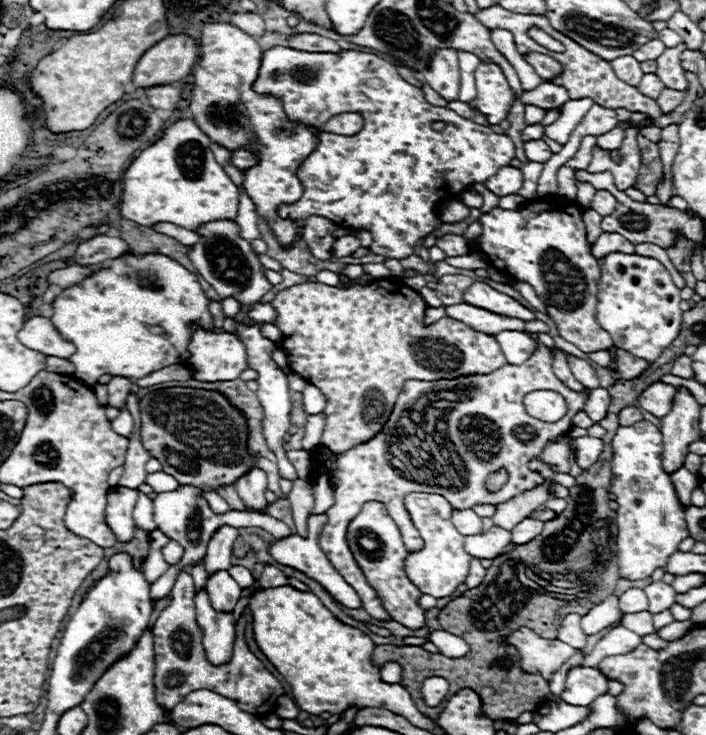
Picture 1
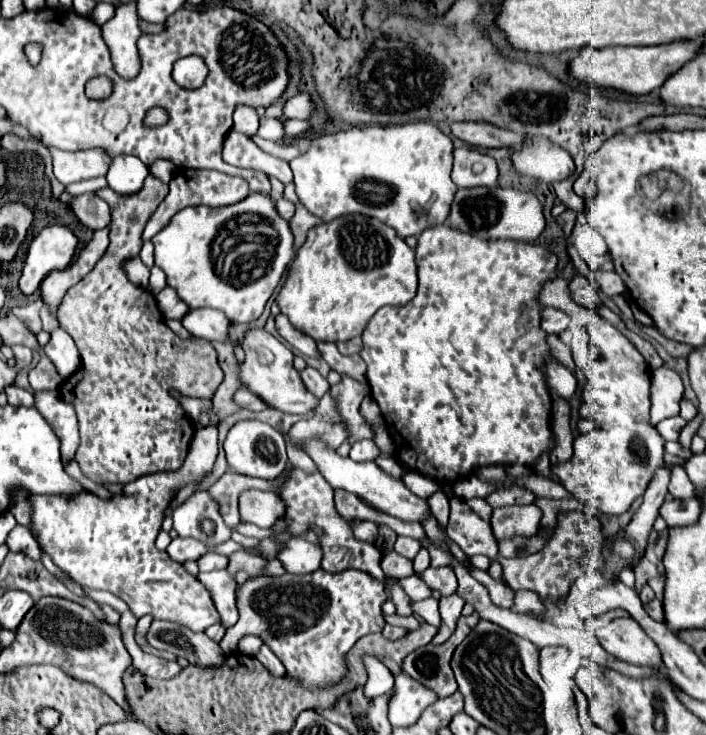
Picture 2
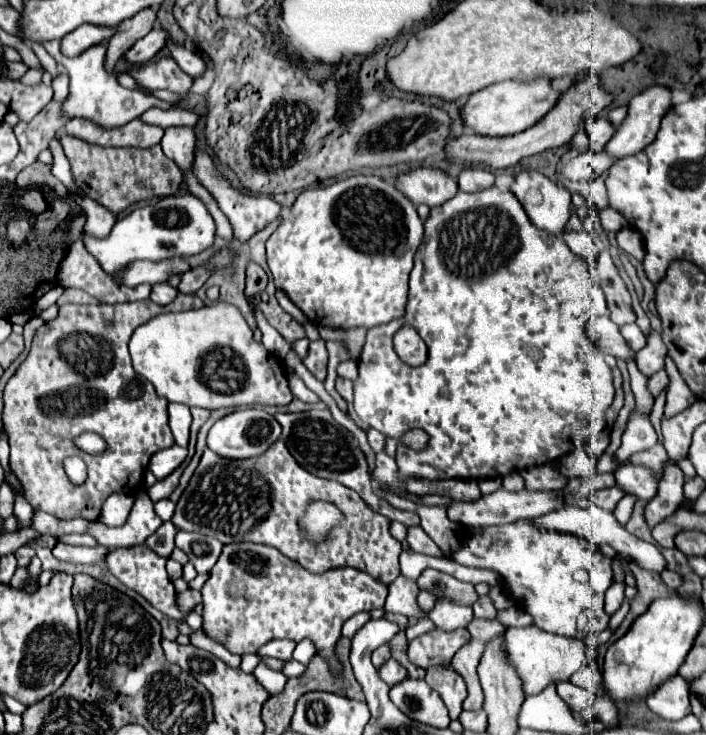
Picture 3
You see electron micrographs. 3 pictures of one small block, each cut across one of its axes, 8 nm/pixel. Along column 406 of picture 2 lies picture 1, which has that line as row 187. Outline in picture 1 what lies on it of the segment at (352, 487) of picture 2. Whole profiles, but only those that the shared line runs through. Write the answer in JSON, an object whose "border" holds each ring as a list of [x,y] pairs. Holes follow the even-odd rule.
{"border":[[[514,166],[500,168],[500,172],[486,182],[486,186],[488,186],[496,196],[516,194],[516,192],[522,188],[522,170],[520,170],[520,168],[514,168]]]}

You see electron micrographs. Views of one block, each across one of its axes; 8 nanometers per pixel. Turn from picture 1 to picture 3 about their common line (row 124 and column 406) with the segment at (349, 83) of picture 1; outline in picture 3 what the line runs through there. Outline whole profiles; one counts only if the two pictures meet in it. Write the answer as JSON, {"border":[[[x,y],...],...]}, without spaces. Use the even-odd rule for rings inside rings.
{"border":[[[496,186],[480,190],[480,192],[458,192],[452,200],[448,200],[442,206],[436,206],[430,210],[426,222],[424,222],[424,274],[422,274],[422,284],[414,284],[408,294],[408,306],[406,306],[406,316],[402,320],[392,320],[390,324],[382,324],[376,328],[370,328],[366,334],[366,344],[362,348],[360,360],[358,360],[358,378],[354,382],[354,410],[358,418],[368,424],[370,428],[376,428],[384,436],[400,438],[404,432],[412,428],[420,428],[428,434],[428,444],[422,452],[414,452],[404,444],[398,444],[396,450],[396,464],[398,464],[398,478],[404,484],[410,478],[420,478],[420,480],[446,480],[446,478],[502,478],[512,472],[522,472],[530,466],[540,466],[546,462],[554,462],[560,456],[566,456],[574,450],[572,444],[572,434],[568,420],[582,418],[580,412],[604,412],[608,404],[614,398],[614,386],[612,386],[612,372],[604,362],[604,356],[600,356],[598,348],[586,340],[584,326],[590,318],[604,314],[606,300],[604,294],[600,292],[598,286],[594,286],[590,270],[586,262],[572,254],[570,248],[554,234],[542,232],[536,228],[528,214],[524,212],[522,204],[512,196],[512,192],[502,192]],[[402,324],[410,324],[420,338],[428,346],[428,358],[422,366],[414,368],[404,364],[398,354],[392,348],[392,336],[402,328]]]}

